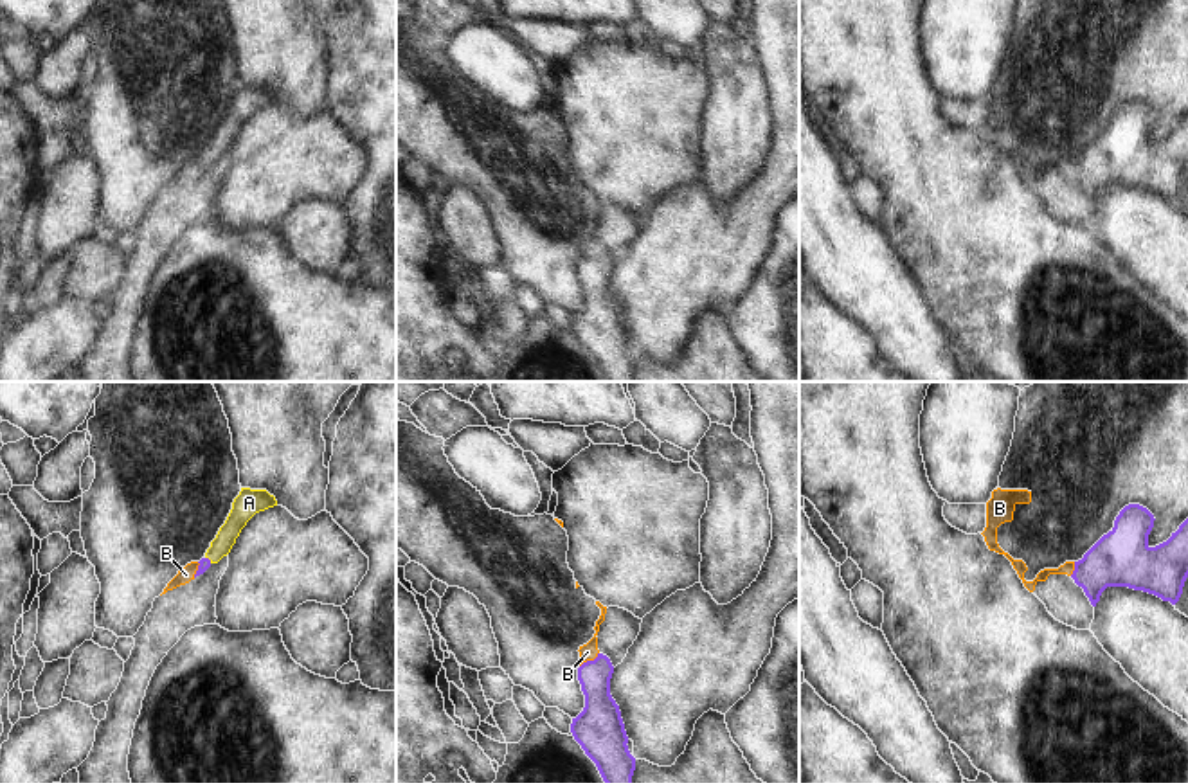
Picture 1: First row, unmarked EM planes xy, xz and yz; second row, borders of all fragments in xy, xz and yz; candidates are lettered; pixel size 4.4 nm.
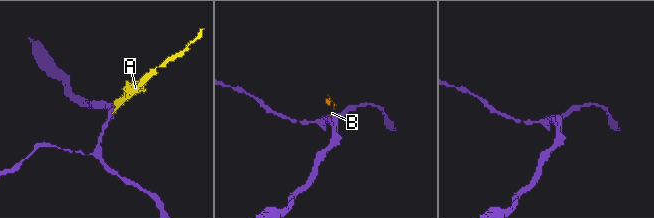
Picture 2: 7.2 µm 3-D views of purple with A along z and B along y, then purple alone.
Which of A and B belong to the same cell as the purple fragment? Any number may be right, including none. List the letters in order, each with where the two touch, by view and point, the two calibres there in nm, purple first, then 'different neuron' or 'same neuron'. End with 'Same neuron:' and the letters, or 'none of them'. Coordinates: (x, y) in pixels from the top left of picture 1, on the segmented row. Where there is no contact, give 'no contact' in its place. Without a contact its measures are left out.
A: contact xy (209, 560); calibres 50 and 90 nm; same neuron
B: contact xz (589, 661); calibres 170 and 80 nm; different neuron
Same neuron: A

